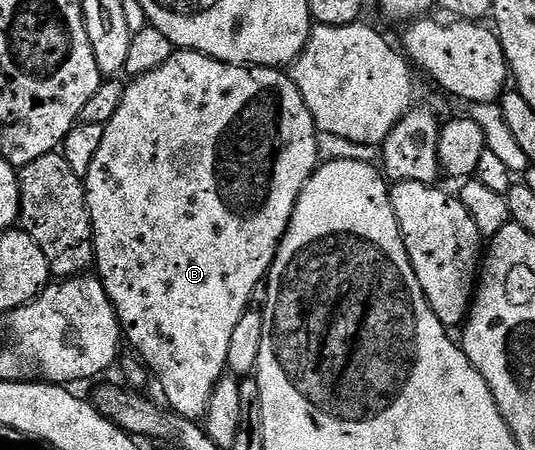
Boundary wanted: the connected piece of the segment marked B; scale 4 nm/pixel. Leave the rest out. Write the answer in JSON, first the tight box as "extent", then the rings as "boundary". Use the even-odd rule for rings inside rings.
{"extent":[84,49,321,419],"boundary":[[[177,49],[162,68],[133,77],[125,85],[122,105],[103,128],[102,145],[98,147],[94,164],[90,164],[90,172],[84,178],[88,211],[92,217],[92,242],[96,246],[95,273],[110,296],[127,345],[129,342],[140,353],[139,361],[151,377],[152,374],[156,377],[167,409],[183,418],[203,419],[208,413],[214,388],[225,377],[228,368],[226,352],[230,352],[234,327],[238,320],[242,320],[242,312],[253,305],[252,293],[259,286],[261,289],[267,279],[268,269],[276,259],[276,250],[290,224],[298,196],[321,161],[316,125],[310,116],[310,108],[306,108],[298,88],[287,73],[266,66],[232,66],[197,50]]]}

